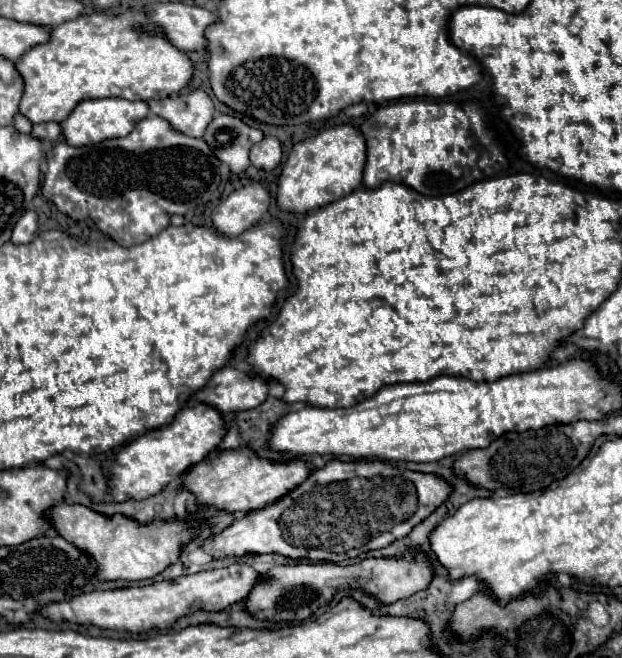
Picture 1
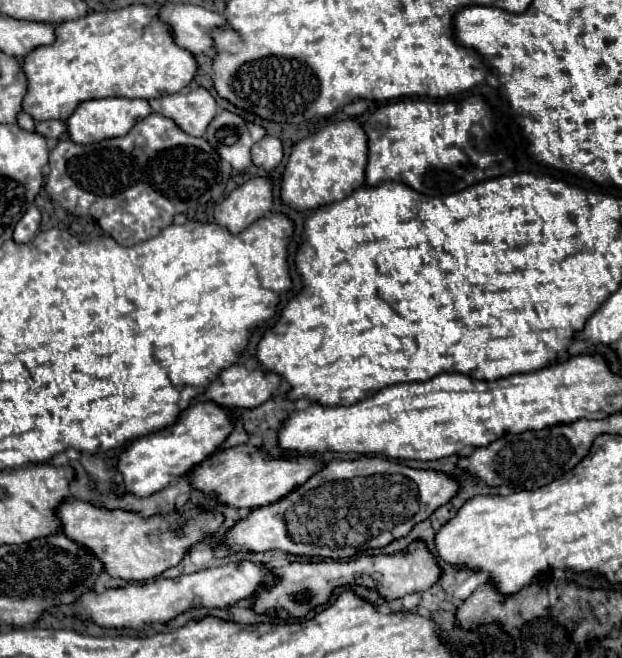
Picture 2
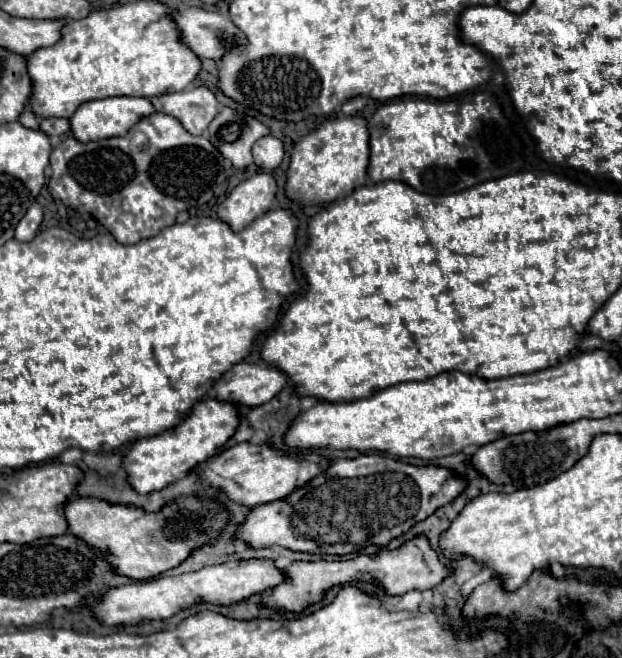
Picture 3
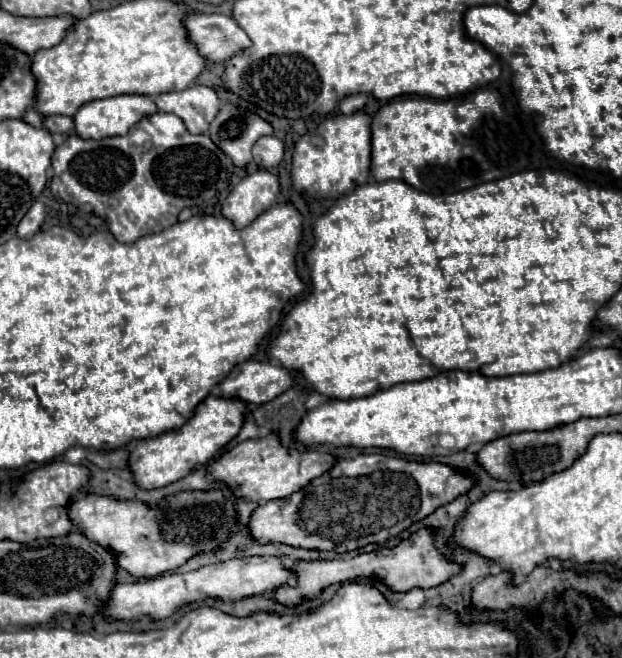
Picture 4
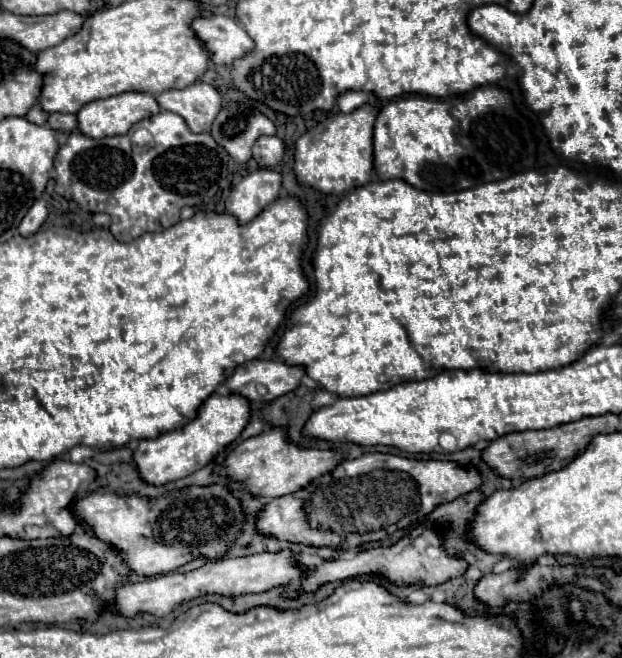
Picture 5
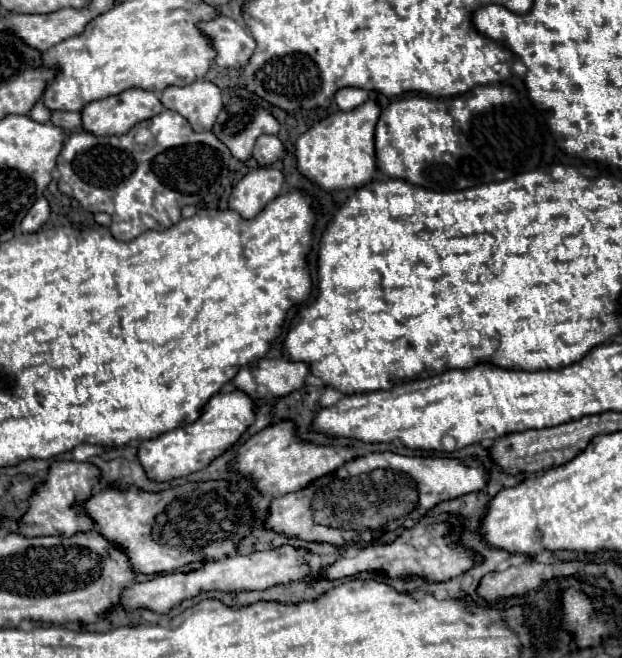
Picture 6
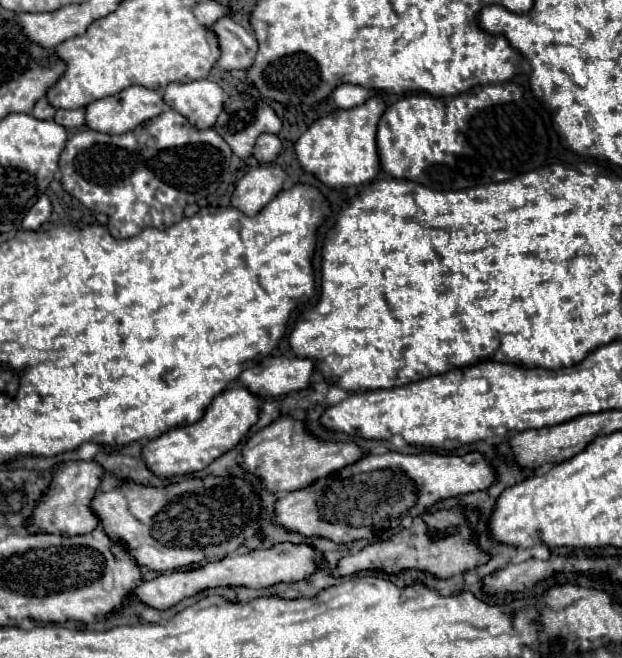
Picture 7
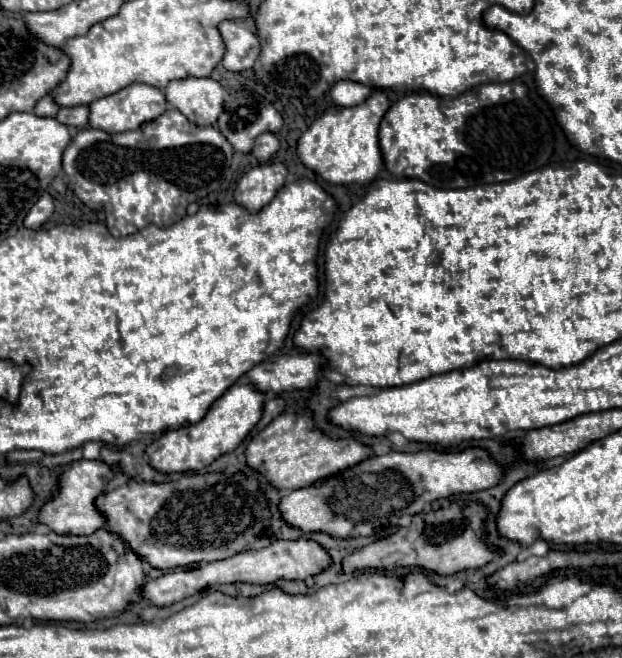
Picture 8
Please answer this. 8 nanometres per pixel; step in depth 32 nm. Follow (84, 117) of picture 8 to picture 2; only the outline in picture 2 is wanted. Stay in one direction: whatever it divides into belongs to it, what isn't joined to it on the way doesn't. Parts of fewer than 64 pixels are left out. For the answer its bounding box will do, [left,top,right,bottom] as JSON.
[36,120,66,138]

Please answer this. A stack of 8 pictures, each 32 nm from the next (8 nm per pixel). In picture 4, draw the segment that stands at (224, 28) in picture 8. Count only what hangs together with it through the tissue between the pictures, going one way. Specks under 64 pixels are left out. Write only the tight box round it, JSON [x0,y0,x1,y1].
[184,12,252,64]

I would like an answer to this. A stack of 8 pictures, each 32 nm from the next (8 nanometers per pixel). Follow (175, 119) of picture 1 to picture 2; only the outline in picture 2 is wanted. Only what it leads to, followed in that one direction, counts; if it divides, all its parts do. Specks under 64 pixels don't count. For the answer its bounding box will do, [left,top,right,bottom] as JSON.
[150,88,216,136]

